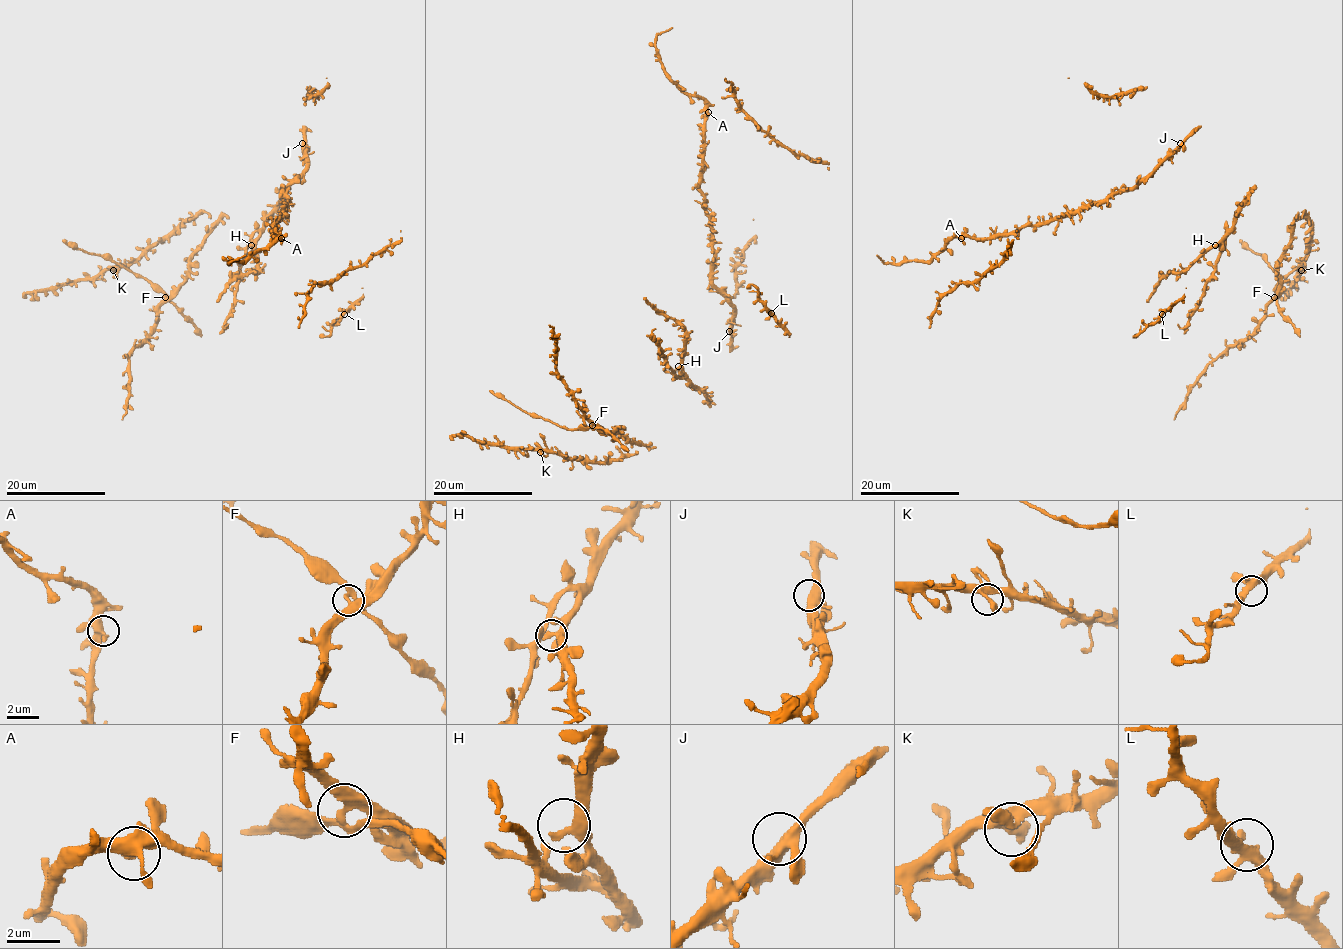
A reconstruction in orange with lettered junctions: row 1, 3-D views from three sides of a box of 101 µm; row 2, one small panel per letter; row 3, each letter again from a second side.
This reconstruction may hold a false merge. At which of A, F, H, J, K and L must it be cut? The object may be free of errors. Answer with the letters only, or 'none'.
F

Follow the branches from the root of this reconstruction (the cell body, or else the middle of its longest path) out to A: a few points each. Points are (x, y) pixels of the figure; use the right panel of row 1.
A: (1184, 148), (1178, 145), (1132, 189), (1113, 191), (1103, 201), (1083, 204), (1010, 233), (961, 238)

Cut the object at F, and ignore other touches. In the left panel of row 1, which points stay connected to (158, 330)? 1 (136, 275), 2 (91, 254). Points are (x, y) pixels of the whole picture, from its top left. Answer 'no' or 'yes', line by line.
1: no
2: no

